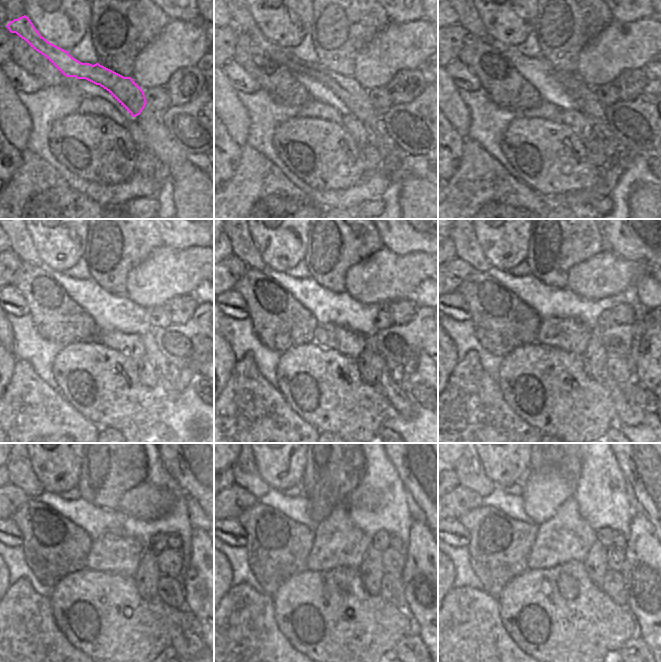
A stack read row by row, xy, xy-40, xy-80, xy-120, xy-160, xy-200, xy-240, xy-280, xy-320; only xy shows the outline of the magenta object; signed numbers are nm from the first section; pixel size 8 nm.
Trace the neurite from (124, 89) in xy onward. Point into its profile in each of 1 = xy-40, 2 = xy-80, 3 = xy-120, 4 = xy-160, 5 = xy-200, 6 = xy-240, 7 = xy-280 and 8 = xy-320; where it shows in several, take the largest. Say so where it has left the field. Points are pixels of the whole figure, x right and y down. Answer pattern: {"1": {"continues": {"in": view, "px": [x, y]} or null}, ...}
{"1": {"continues": {"in": "xy-40", "px": [348, 89]}}, "2": {"continues": {"in": "xy-80", "px": [585, 97]}}, "3": {"continues": {"in": "xy-120", "px": [166, 389]}}, "4": {"continues": {"in": "xy-160", "px": [398, 400]}}, "5": {"continues": {"in": "xy-200", "px": [628, 411]}}, "6": {"continues": {"in": "xy-240", "px": [185, 644]}}, "7": {"continues": {"in": "xy-280", "px": [410, 646]}}, "8": {"continues": {"in": "xy-320", "px": [635, 646]}}}

